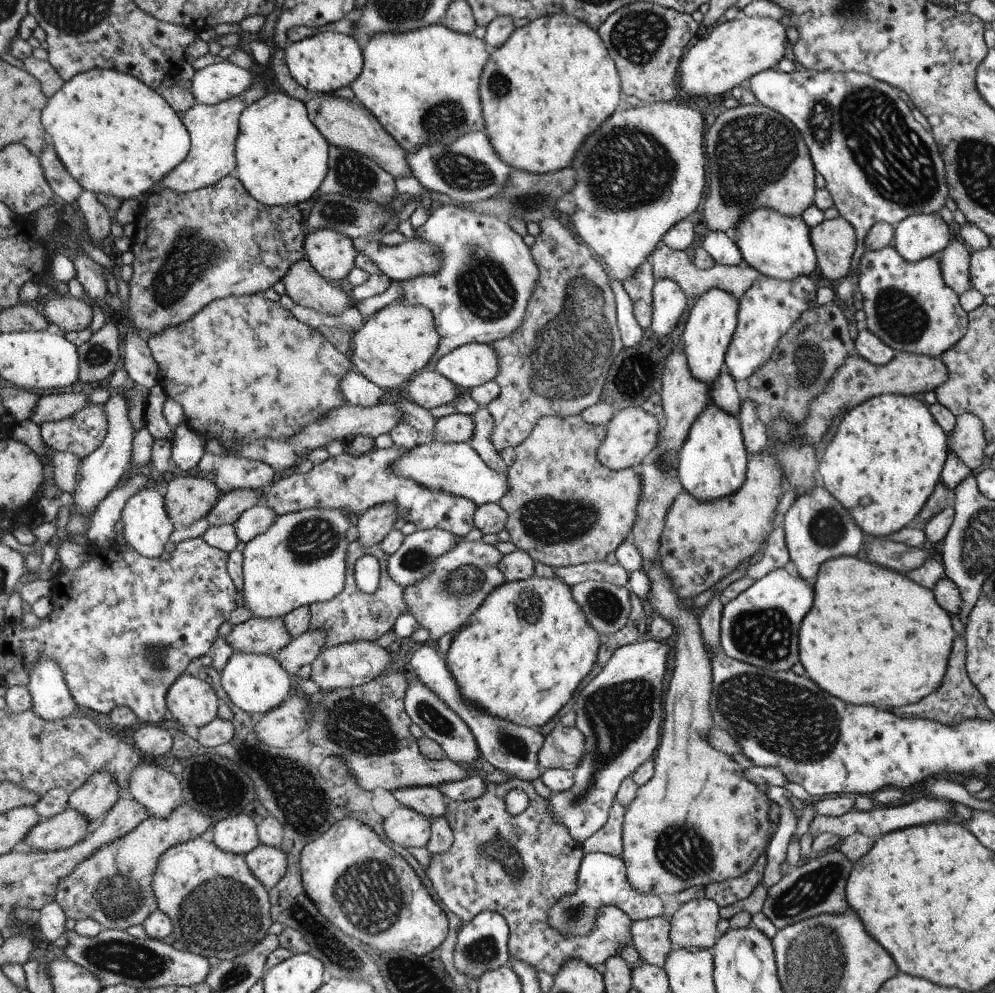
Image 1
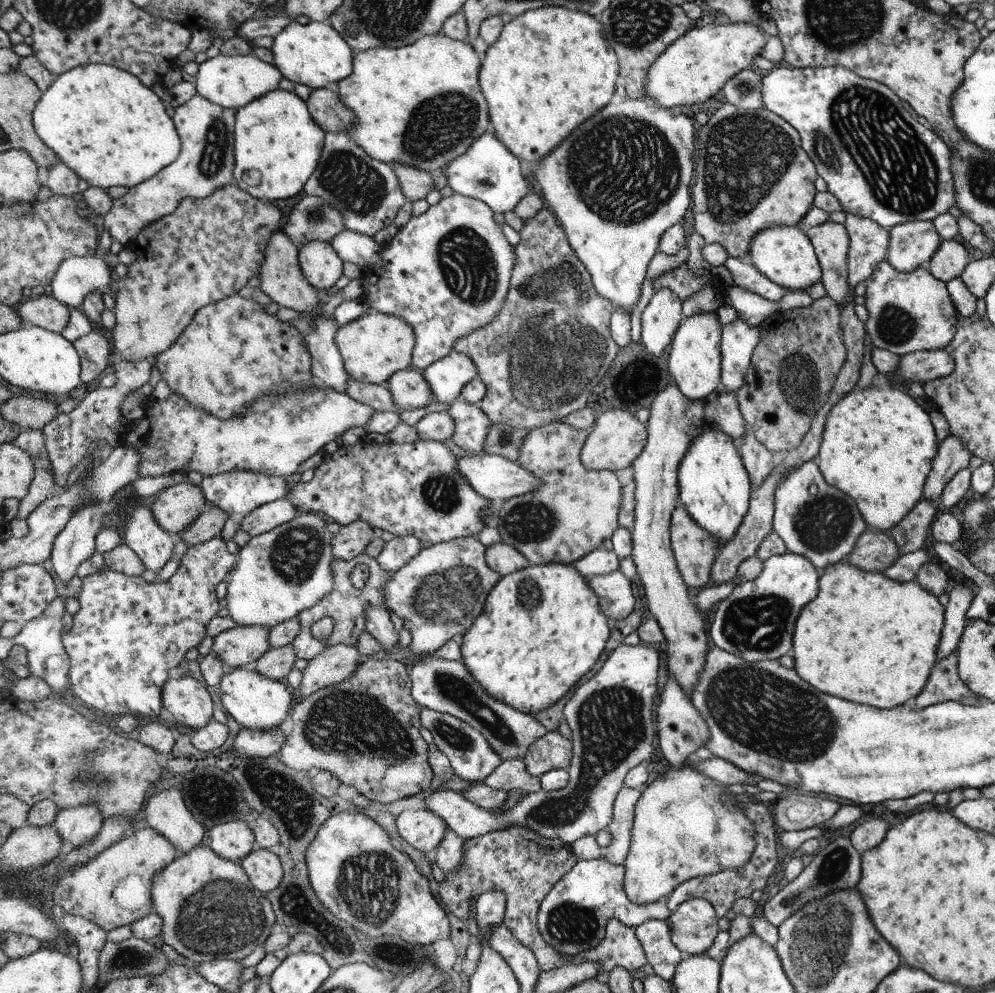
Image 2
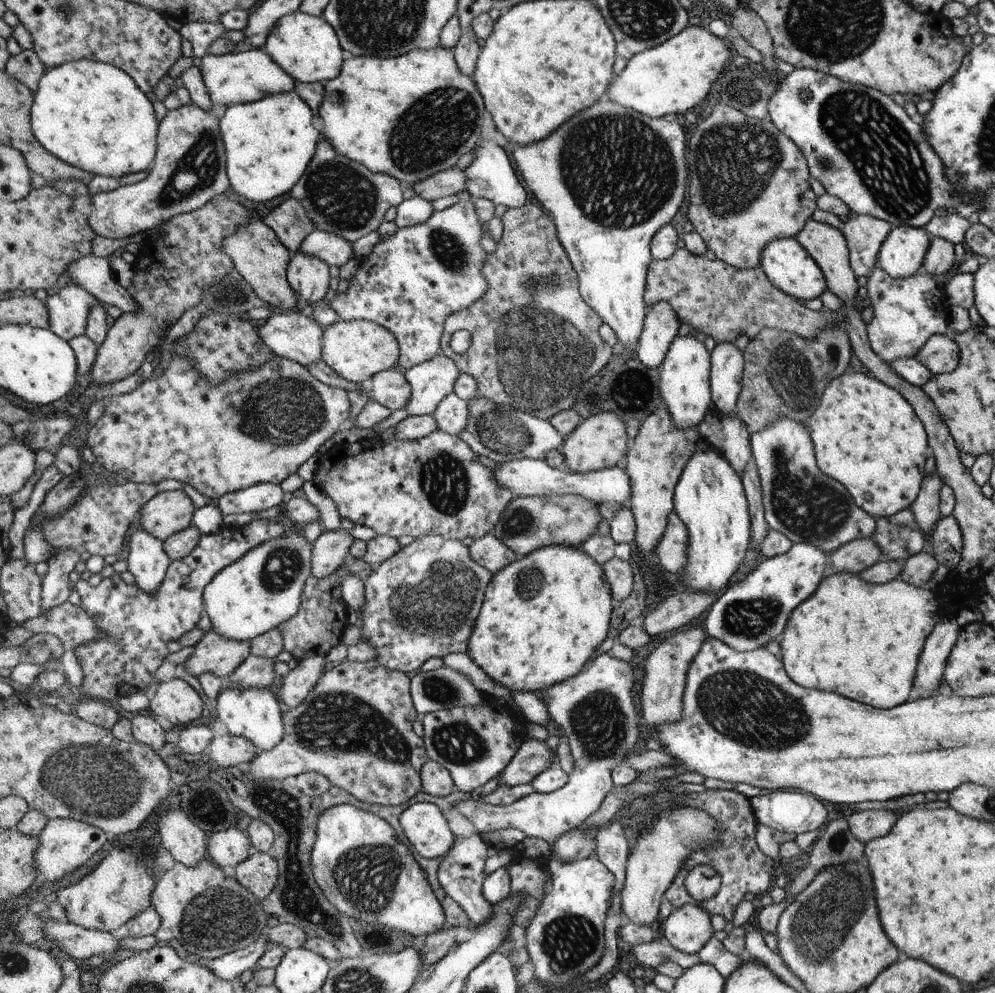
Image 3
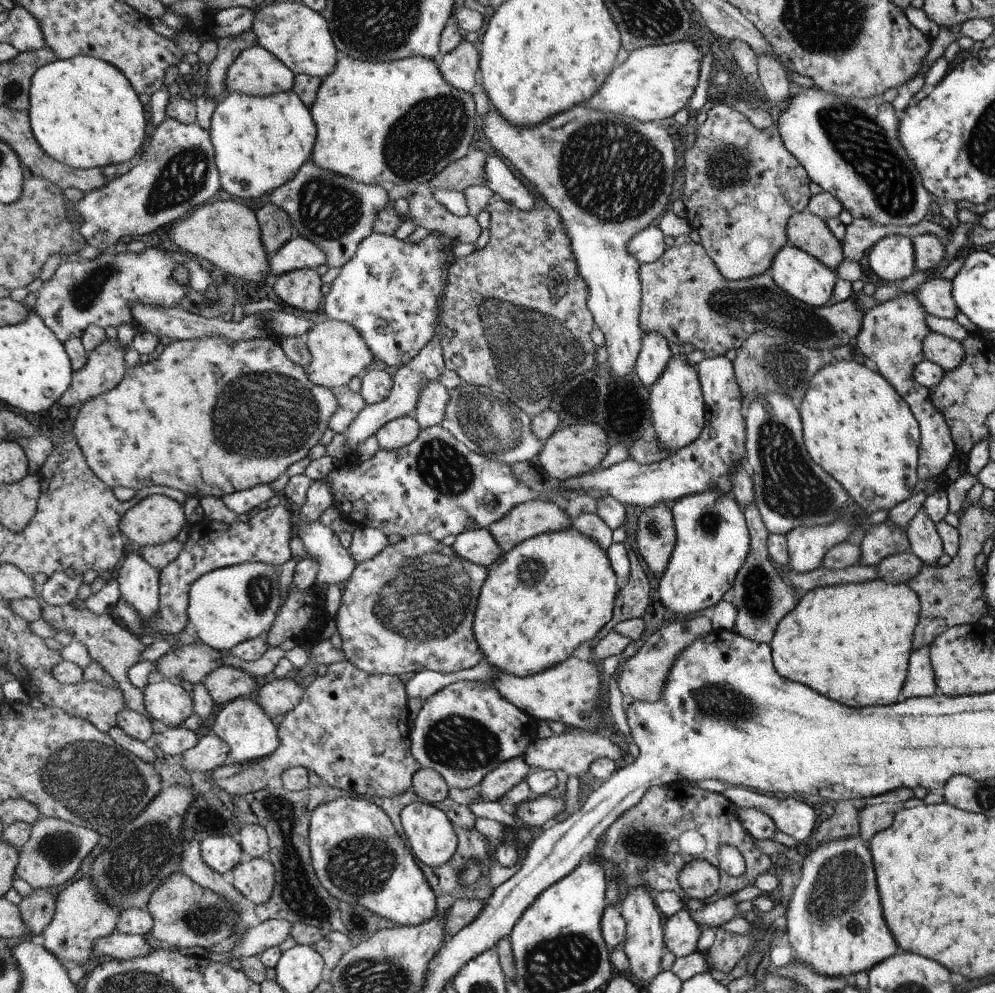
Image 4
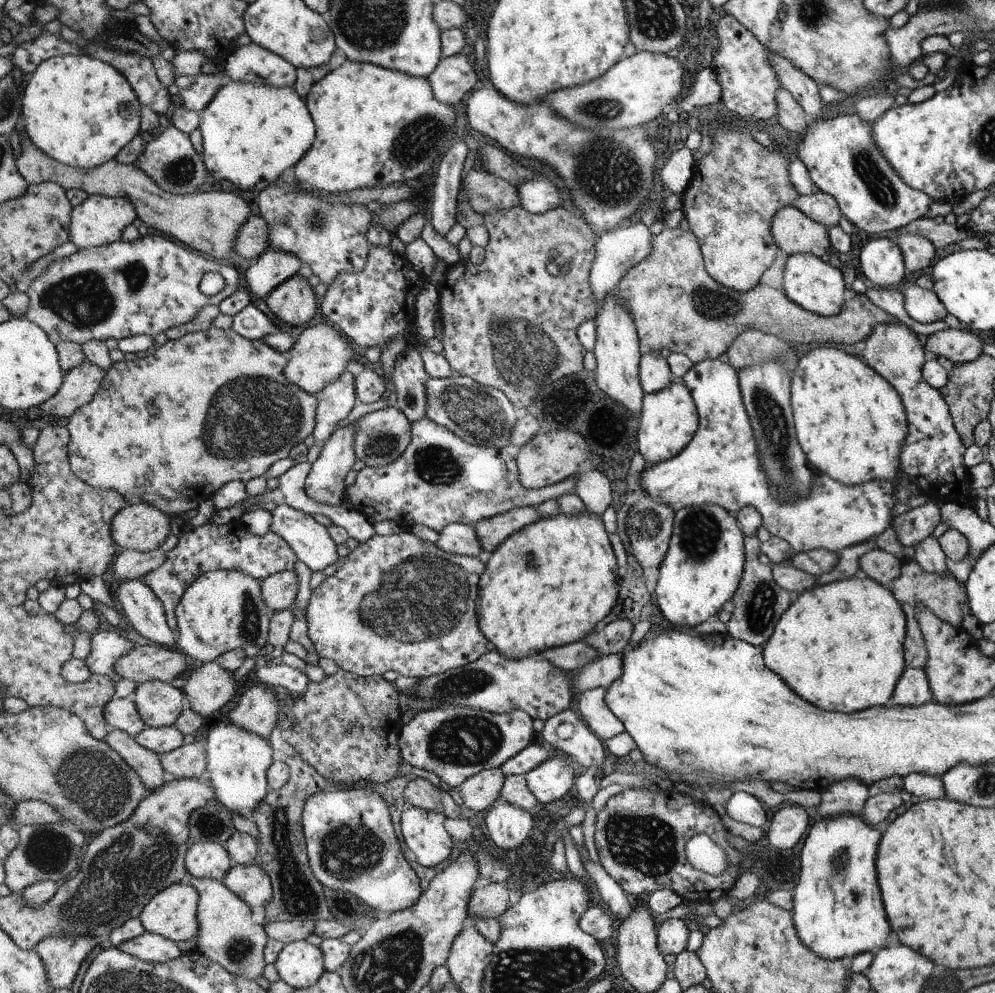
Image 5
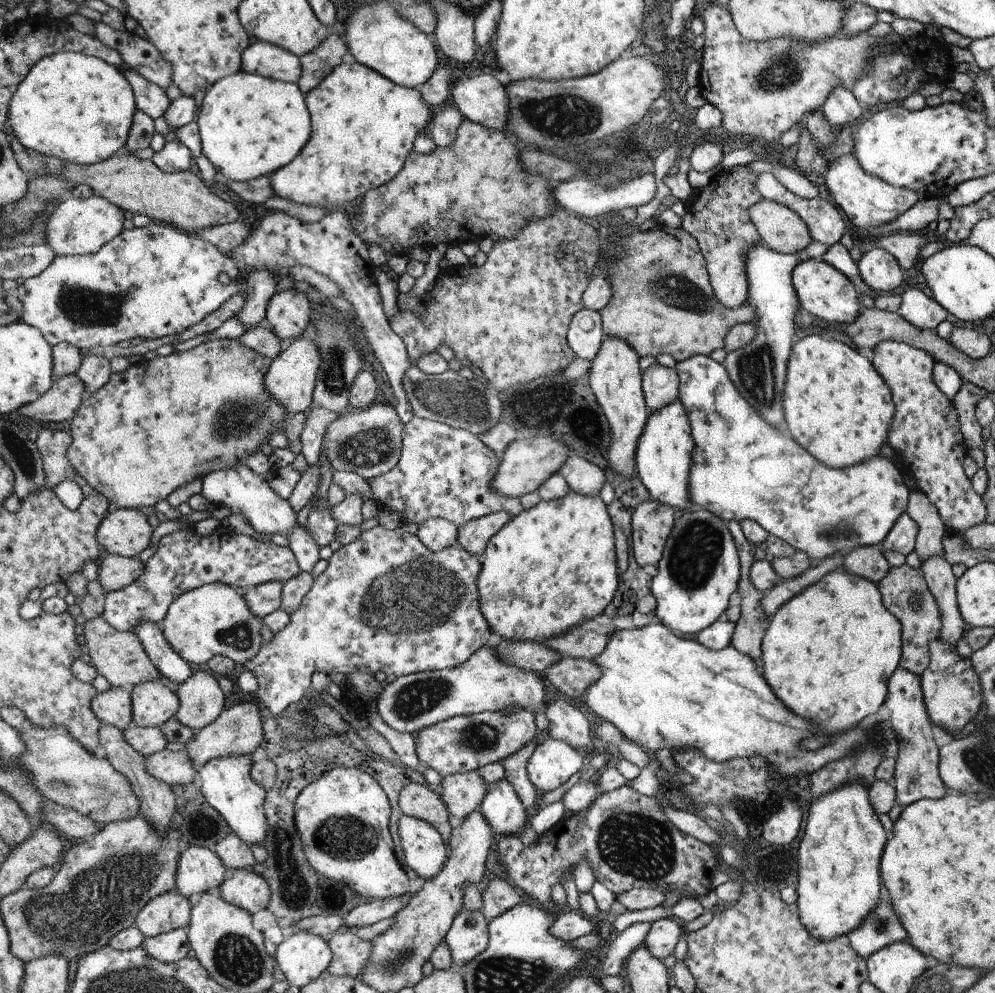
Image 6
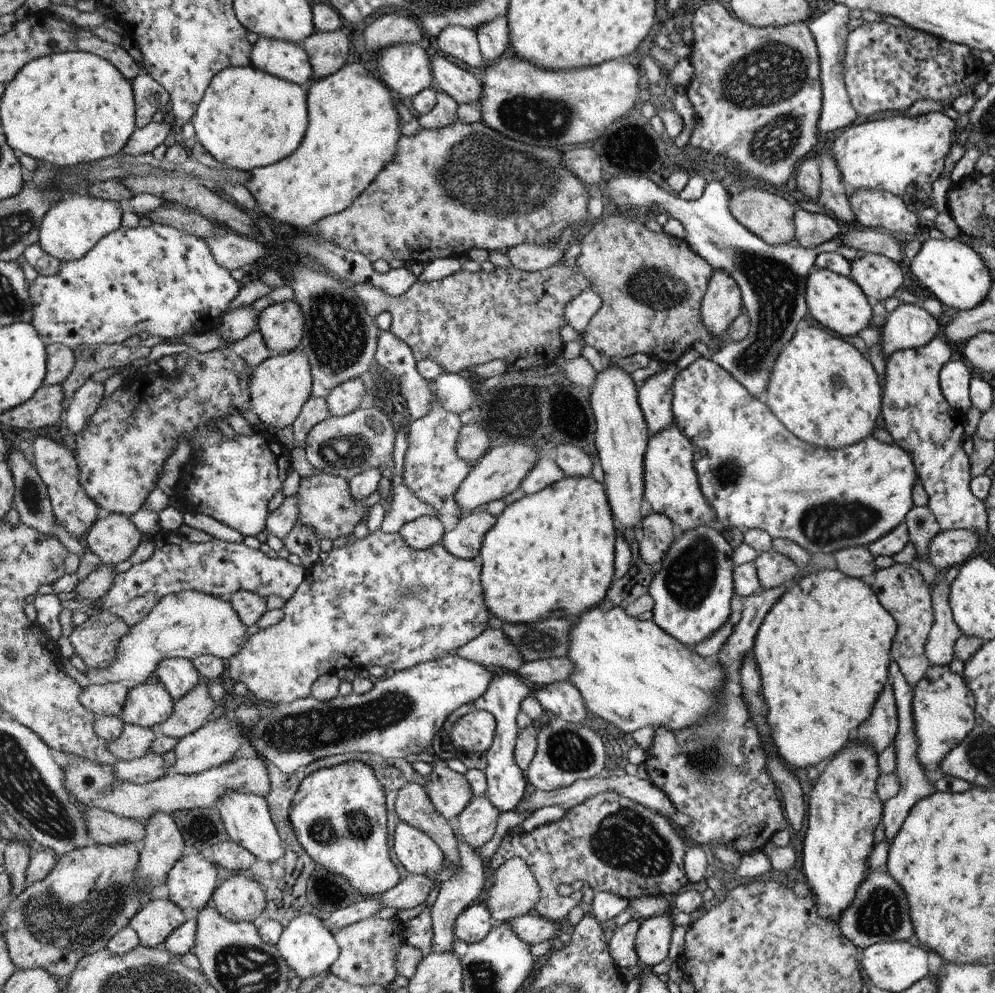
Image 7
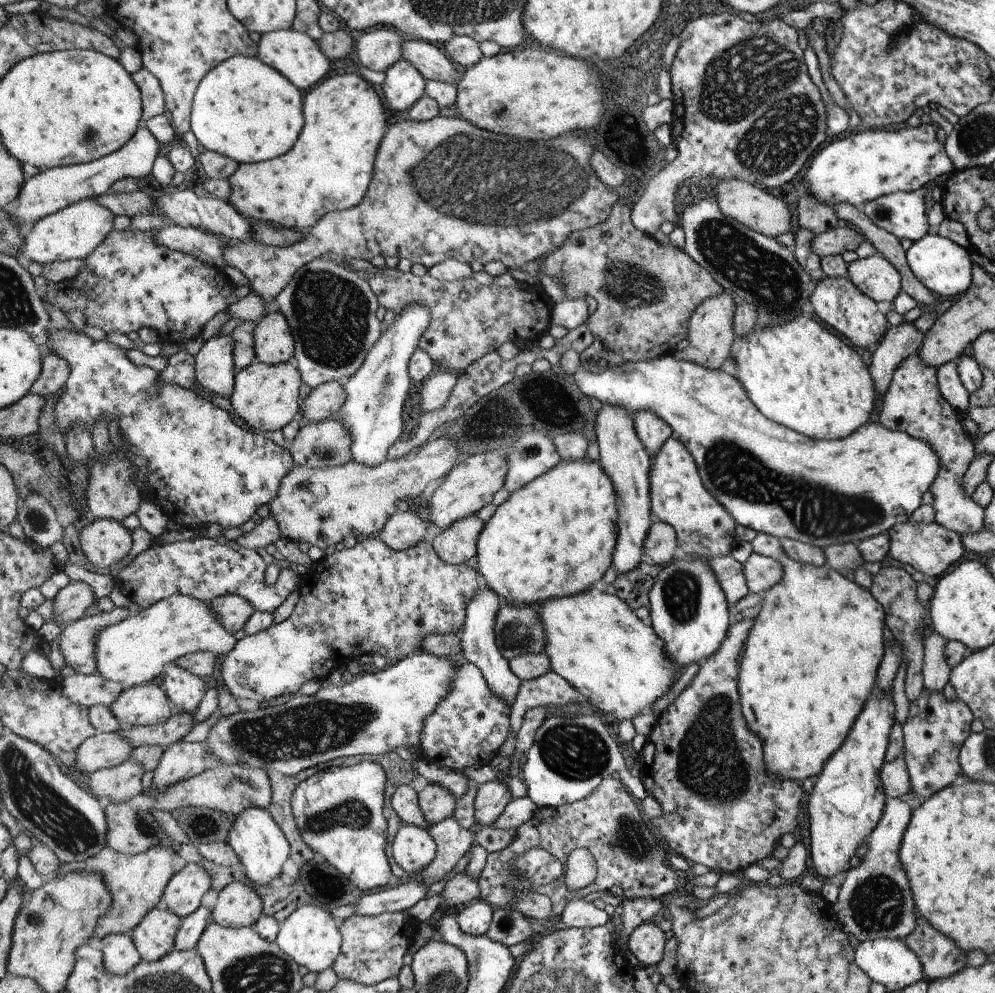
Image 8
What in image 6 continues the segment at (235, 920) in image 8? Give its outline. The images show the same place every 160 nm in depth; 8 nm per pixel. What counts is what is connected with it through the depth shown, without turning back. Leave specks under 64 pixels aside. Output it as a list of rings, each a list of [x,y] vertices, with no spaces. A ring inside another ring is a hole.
[[[250,869],[228,873],[218,890],[224,901],[246,909],[251,915],[267,909],[270,902],[270,886]]]

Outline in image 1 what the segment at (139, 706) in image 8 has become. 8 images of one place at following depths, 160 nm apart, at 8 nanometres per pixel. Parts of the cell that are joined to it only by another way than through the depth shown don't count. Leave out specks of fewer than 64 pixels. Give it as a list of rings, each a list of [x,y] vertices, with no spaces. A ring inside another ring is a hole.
[[[180,675],[167,695],[167,709],[182,726],[206,727],[216,718],[216,691],[199,676]]]

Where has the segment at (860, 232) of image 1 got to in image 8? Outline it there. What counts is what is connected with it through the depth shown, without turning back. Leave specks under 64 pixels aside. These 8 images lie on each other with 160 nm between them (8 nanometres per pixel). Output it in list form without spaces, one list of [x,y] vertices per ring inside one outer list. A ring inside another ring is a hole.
[[[916,191],[890,193],[864,203],[864,213],[878,228],[900,240],[916,242],[926,236],[928,218],[922,195]]]

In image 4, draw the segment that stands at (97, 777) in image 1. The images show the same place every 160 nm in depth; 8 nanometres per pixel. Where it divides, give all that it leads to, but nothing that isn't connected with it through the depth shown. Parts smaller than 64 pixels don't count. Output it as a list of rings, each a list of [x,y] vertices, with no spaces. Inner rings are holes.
[[[42,817],[34,822],[30,838],[18,849],[19,866],[15,876],[28,882],[35,891],[66,884],[74,878],[82,860],[92,852],[99,840],[100,835],[95,830],[54,817]]]

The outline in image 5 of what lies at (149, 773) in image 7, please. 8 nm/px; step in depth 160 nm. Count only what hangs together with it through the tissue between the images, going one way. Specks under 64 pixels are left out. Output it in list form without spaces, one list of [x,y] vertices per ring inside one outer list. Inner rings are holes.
[[[195,740],[182,745],[167,755],[160,756],[163,769],[173,774],[176,779],[199,778],[207,769],[206,741]]]

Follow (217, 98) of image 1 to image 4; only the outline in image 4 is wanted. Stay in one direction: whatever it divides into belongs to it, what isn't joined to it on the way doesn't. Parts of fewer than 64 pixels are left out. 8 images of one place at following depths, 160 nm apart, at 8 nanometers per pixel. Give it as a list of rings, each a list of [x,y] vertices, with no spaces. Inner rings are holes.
[[[254,44],[245,48],[232,61],[225,72],[224,84],[228,94],[241,93],[242,95],[261,97],[292,90],[295,84],[295,75],[275,53],[268,52],[268,49],[260,44]]]

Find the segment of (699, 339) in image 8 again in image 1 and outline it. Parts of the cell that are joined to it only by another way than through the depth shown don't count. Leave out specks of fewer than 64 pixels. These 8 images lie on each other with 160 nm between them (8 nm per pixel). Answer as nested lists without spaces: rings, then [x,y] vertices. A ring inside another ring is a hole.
[[[758,102],[727,109],[717,116],[706,134],[708,196],[705,196],[703,210],[707,227],[711,232],[730,232],[733,236],[744,216],[760,207],[771,208],[786,216],[802,216],[814,200],[814,171],[815,163],[811,159],[810,149],[804,144],[799,128],[790,119]]]

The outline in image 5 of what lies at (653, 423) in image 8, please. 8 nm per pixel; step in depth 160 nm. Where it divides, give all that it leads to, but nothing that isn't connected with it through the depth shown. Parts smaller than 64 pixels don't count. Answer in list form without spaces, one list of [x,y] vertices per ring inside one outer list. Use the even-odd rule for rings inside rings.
[[[660,351],[644,353],[639,364],[639,379],[643,382],[644,392],[658,392],[676,380],[666,359]]]

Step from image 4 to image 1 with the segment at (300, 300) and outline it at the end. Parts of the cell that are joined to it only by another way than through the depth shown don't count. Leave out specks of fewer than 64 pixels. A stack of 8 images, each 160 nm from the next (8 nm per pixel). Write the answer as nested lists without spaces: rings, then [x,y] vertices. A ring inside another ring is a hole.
[[[319,228],[308,233],[307,256],[315,269],[328,281],[347,278],[350,270],[355,267],[355,258],[358,251],[352,246],[352,238],[334,229]]]

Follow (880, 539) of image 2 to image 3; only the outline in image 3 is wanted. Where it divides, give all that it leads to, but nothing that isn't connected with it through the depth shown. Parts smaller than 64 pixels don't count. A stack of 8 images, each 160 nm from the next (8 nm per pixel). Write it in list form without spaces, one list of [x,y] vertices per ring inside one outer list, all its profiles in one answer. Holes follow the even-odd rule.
[[[873,537],[851,540],[830,556],[835,573],[846,571],[855,575],[882,560],[881,548]]]

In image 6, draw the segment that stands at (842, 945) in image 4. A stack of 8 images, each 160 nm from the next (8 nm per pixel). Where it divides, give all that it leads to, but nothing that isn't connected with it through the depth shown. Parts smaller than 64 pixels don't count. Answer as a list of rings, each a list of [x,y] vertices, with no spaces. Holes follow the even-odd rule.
[[[853,781],[814,800],[808,810],[808,822],[798,850],[796,904],[807,931],[821,941],[855,931],[881,901],[880,856],[888,838],[872,808],[868,790],[863,781]]]

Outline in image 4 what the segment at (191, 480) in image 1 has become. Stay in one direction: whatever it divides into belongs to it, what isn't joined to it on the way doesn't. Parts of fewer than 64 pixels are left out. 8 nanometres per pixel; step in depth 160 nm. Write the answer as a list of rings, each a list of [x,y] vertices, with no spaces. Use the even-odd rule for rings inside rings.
[[[150,495],[123,516],[122,531],[132,544],[159,545],[176,538],[184,522],[186,514],[180,501],[166,495]]]

